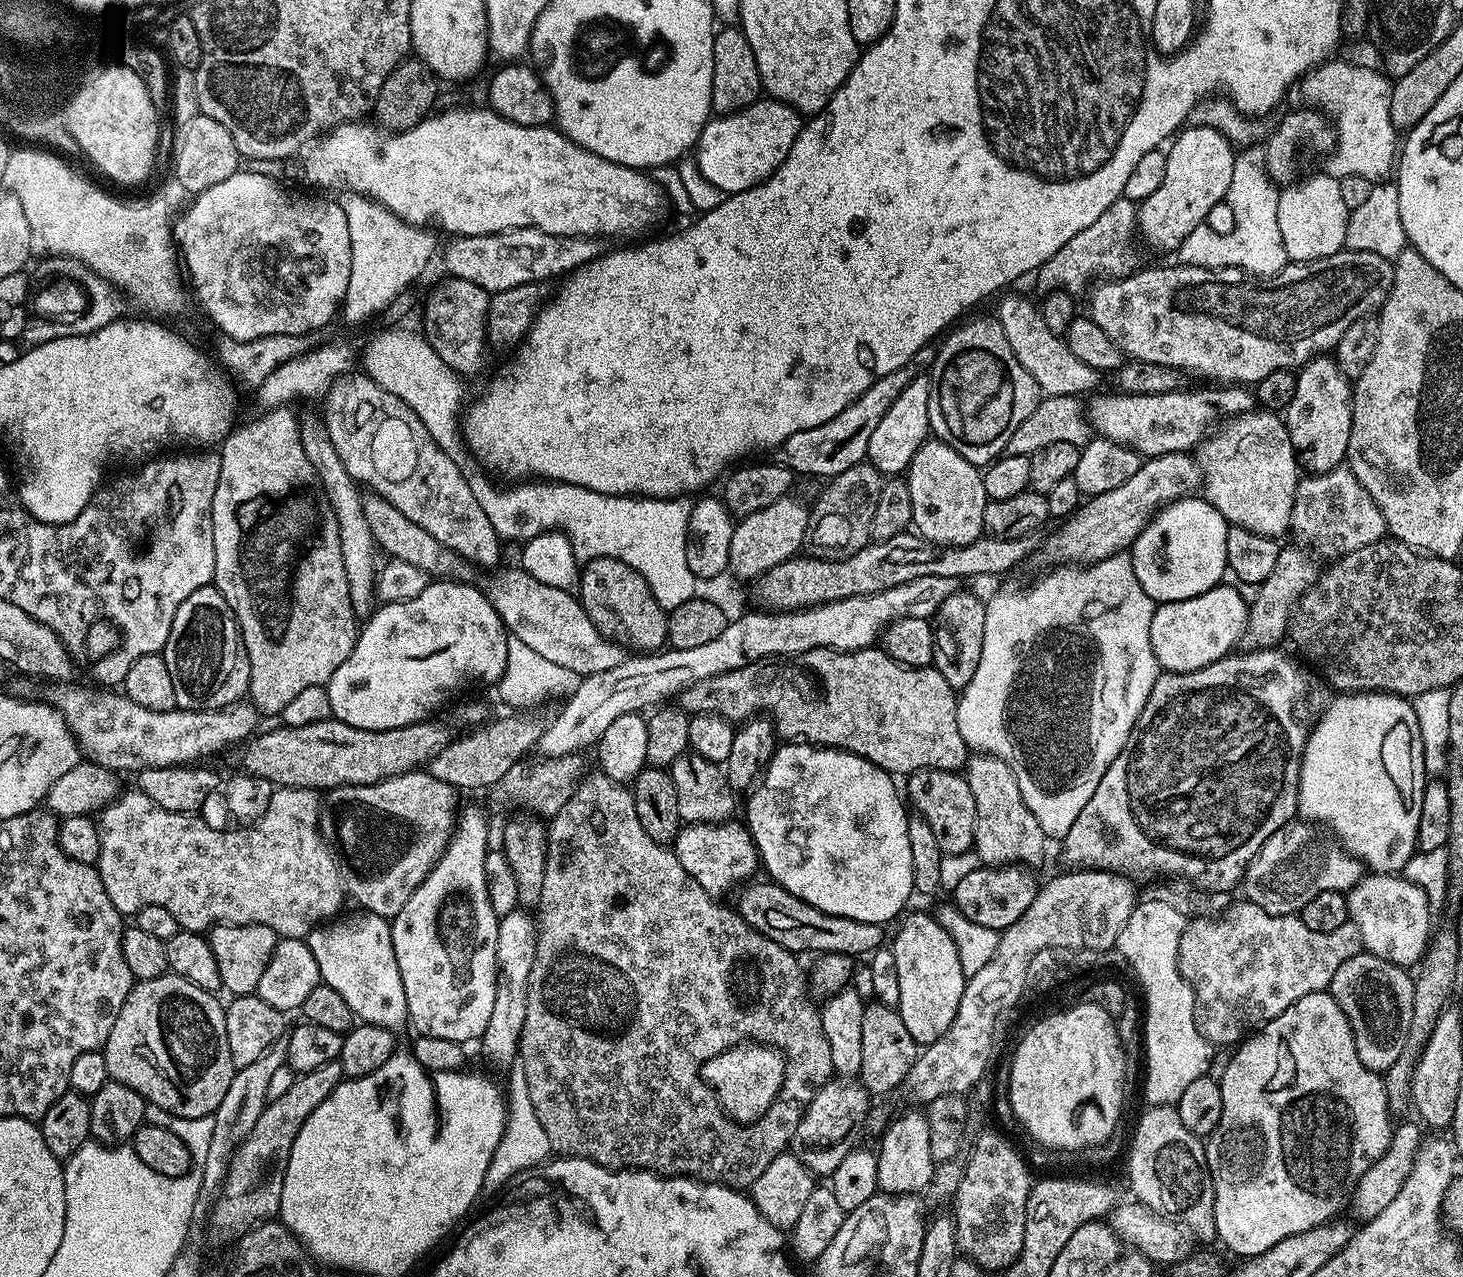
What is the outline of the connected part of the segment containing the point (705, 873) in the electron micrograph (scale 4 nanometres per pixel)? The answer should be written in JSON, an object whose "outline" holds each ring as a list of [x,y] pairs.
{"outline":[[[685,823],[674,839],[676,857],[686,874],[690,874],[702,890],[713,894],[726,891],[731,884],[747,881],[751,877],[748,875],[758,868],[758,853],[752,835],[743,823],[732,823]]]}

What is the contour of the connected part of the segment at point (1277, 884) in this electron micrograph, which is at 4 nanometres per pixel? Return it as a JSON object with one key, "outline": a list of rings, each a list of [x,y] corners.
{"outline":[[[1294,818],[1286,826],[1282,826],[1258,850],[1258,854],[1248,863],[1248,869],[1244,872],[1242,881],[1243,899],[1248,900],[1254,906],[1260,906],[1266,910],[1266,914],[1275,916],[1294,916],[1310,902],[1310,898],[1318,898],[1318,894],[1327,892],[1347,893],[1349,888],[1355,887],[1362,877],[1362,865],[1356,857],[1351,856],[1343,844],[1336,839],[1331,831],[1325,830],[1315,822],[1309,822],[1303,818]]]}

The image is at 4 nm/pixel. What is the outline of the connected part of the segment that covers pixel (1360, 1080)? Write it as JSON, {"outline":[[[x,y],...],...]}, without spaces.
{"outline":[[[1327,990],[1298,998],[1298,1002],[1294,1002],[1294,1006],[1278,1014],[1278,1018],[1251,1033],[1229,1055],[1226,1070],[1218,1079],[1222,1090],[1222,1118],[1218,1118],[1218,1126],[1206,1138],[1204,1153],[1212,1178],[1214,1222],[1219,1243],[1224,1243],[1234,1255],[1242,1256],[1240,1258],[1258,1256],[1284,1238],[1302,1234],[1312,1227],[1339,1217],[1343,1213],[1340,1211],[1343,1210],[1344,1203],[1347,1200],[1349,1203],[1356,1184],[1366,1174],[1366,1170],[1370,1170],[1370,1166],[1374,1166],[1374,1162],[1378,1162],[1378,1158],[1382,1158],[1382,1154],[1386,1154],[1390,1146],[1394,1116],[1388,1107],[1388,1091],[1384,1085],[1384,1076],[1362,1066],[1362,1058],[1358,1058],[1358,1050],[1354,1046],[1350,1022],[1346,1014],[1342,1014],[1342,1006],[1334,1002],[1331,992]]]}

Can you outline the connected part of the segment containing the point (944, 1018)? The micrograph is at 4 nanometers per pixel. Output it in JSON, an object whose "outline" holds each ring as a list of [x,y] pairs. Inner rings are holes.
{"outline":[[[911,912],[899,921],[900,929],[896,937],[890,940],[890,947],[894,963],[898,966],[898,1009],[901,1018],[910,1032],[910,1038],[917,1045],[927,1046],[950,1028],[962,999],[966,979],[962,963],[959,962],[958,946],[947,927],[924,912]]]}

